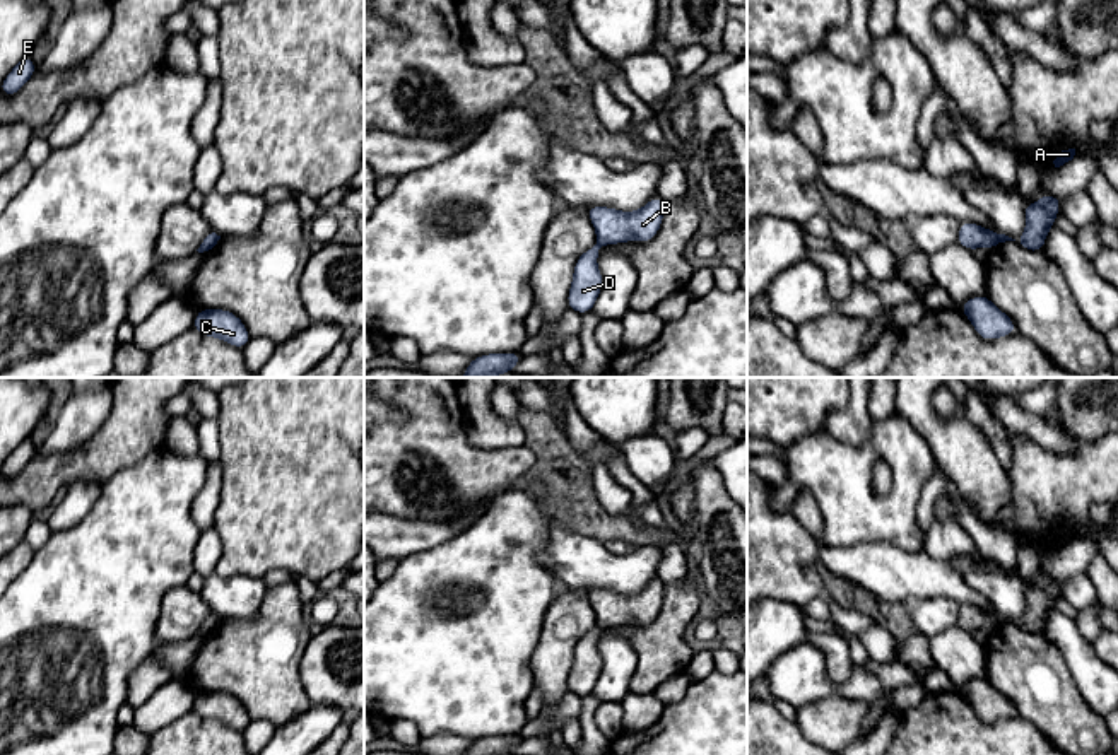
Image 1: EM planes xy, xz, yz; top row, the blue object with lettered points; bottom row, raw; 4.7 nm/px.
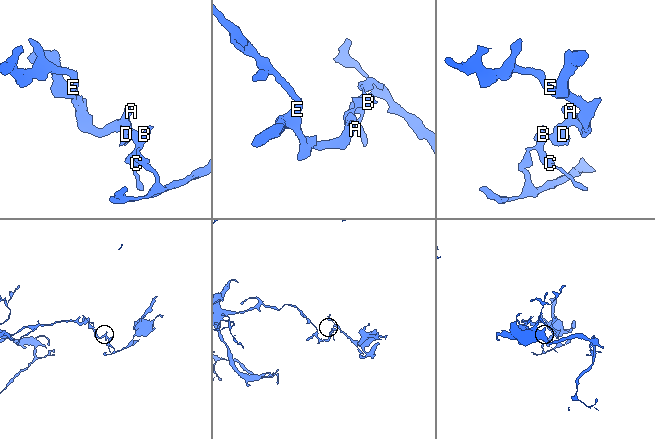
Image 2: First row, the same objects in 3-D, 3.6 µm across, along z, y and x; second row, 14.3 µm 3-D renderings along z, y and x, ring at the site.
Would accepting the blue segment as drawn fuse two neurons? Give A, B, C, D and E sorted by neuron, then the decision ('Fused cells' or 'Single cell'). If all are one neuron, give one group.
Groups: A D E / B C. Fused cells

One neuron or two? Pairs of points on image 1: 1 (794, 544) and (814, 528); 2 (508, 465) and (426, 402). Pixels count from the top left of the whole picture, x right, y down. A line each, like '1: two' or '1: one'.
1: two
2: one

